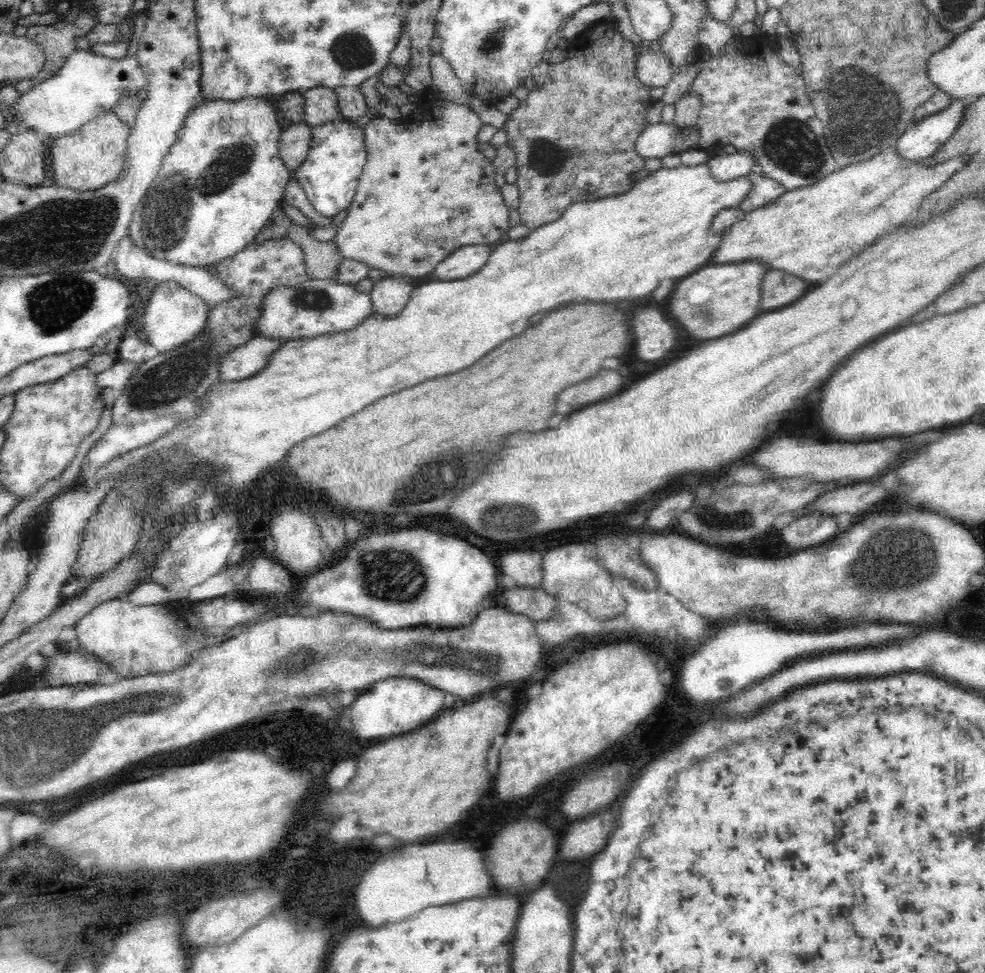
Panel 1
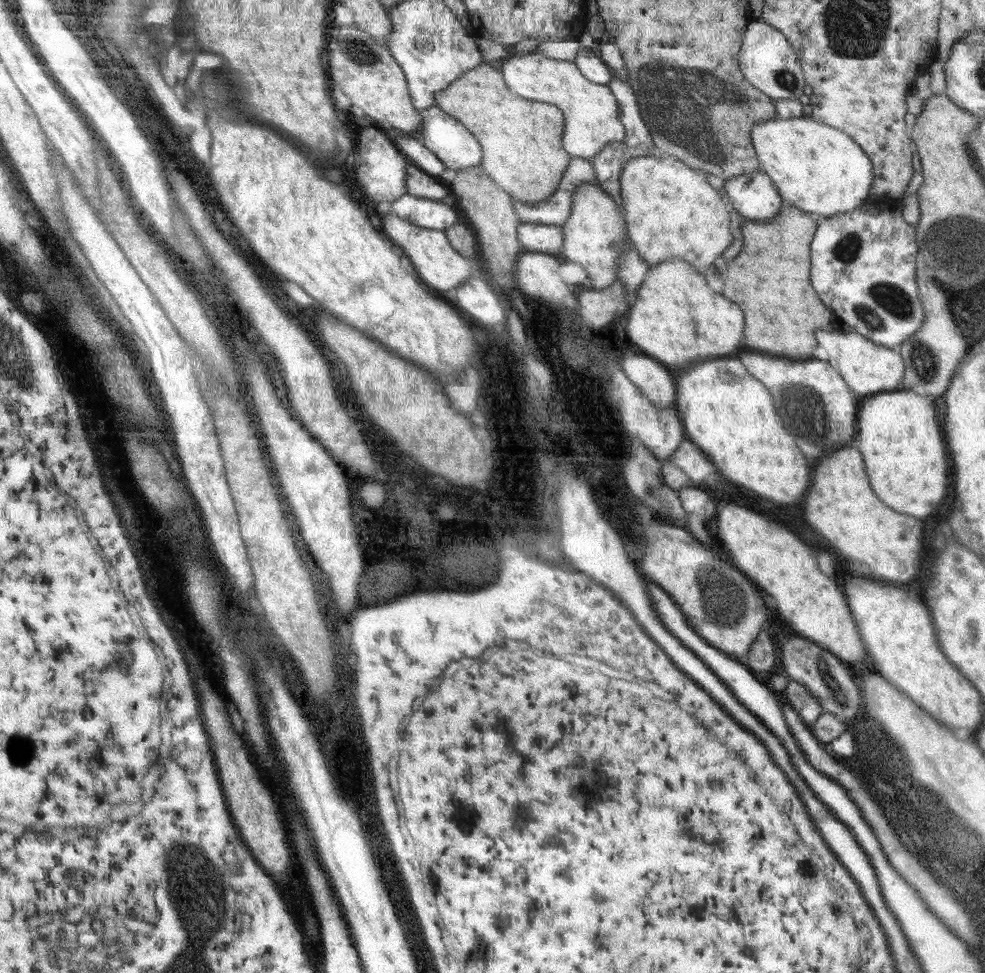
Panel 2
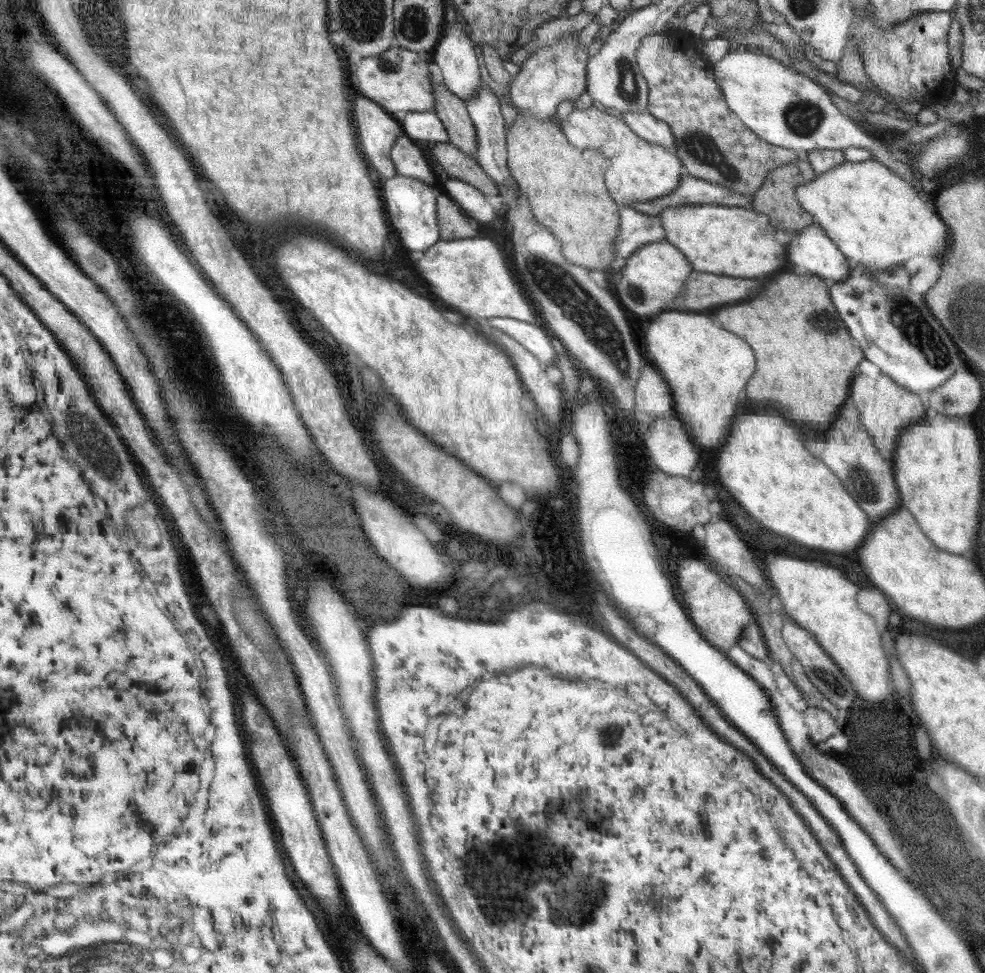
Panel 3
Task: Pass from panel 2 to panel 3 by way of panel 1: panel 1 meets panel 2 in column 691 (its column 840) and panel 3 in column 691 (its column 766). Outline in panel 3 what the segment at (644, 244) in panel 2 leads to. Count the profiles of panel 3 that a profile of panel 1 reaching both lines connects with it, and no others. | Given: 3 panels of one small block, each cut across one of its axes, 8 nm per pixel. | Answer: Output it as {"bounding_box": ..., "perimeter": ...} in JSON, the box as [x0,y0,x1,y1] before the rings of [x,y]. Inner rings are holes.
{"bounding_box":[659,204,786,278],"perimeter":[[[700,204],[668,208],[659,215],[665,239],[685,253],[694,270],[732,278],[772,276],[786,262],[786,248],[774,240],[770,216],[738,206]]]}

